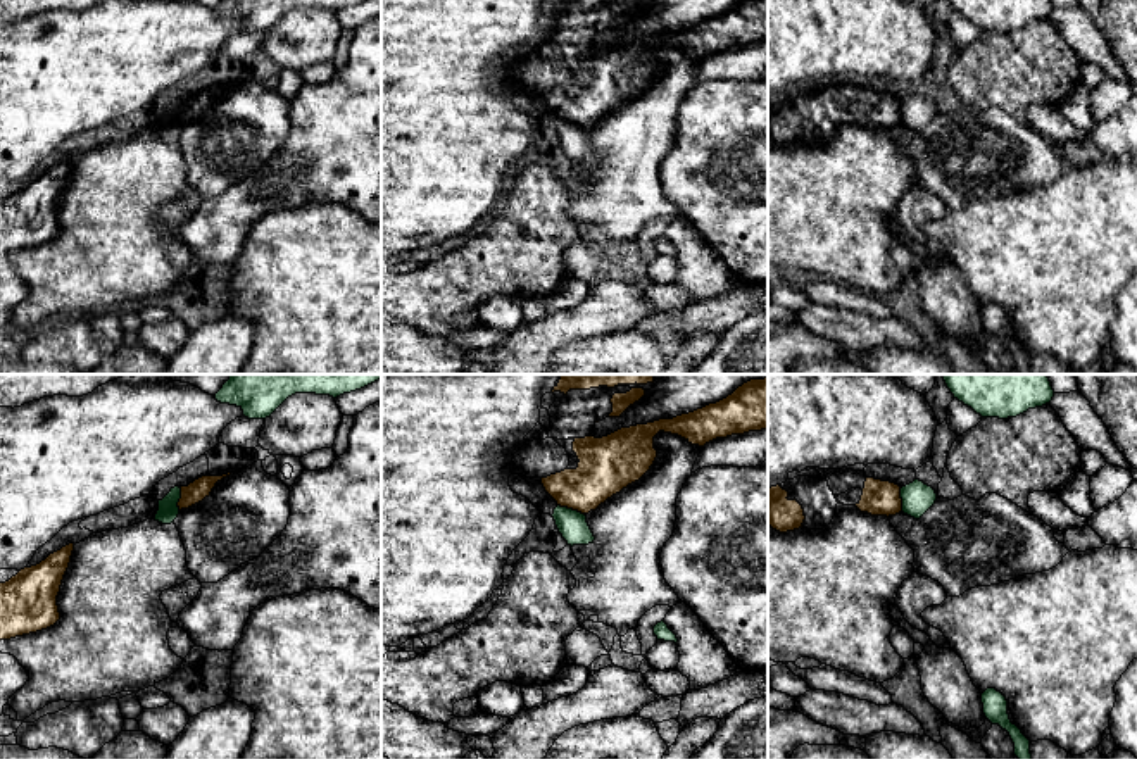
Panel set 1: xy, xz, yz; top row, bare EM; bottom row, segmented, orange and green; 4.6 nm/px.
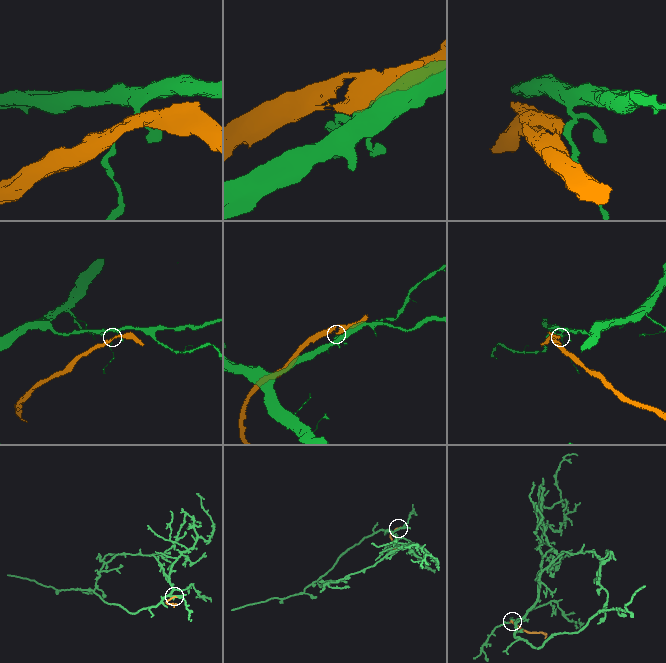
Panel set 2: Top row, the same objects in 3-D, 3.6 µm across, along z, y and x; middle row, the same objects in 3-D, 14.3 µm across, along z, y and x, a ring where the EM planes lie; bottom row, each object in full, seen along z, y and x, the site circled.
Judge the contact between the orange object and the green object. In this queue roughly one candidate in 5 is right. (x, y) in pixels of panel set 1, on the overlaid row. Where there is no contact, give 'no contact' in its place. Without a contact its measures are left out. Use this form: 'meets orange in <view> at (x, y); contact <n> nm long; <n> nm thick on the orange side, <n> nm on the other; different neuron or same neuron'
meets orange in xz at (571, 508); contact 140 nm long; 260 nm thick on the orange side, 140 nm on the other; different neuron

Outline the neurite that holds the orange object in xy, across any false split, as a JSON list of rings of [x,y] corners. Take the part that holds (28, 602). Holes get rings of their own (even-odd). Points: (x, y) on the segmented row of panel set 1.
[[[69,543],[0,583],[0,640],[47,630],[60,619],[57,595],[72,550]]]

